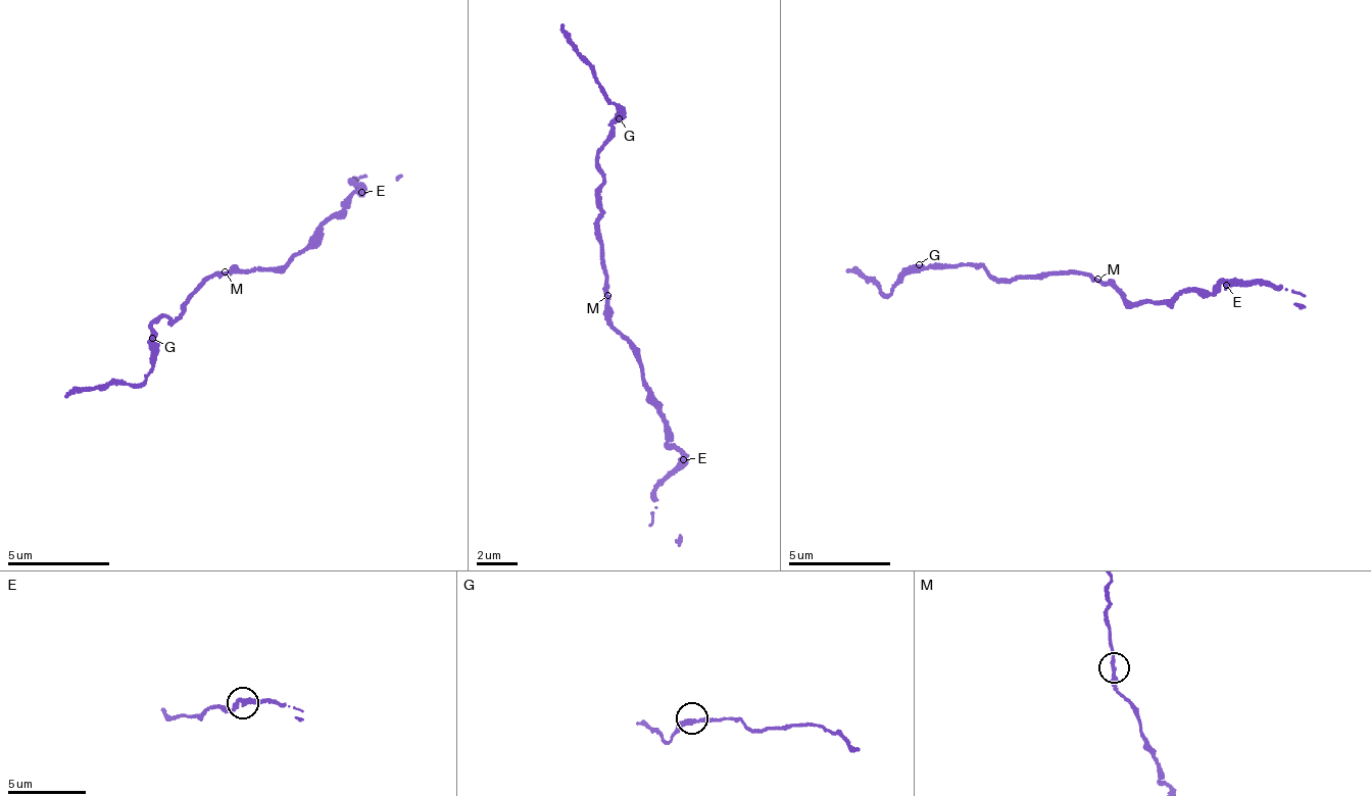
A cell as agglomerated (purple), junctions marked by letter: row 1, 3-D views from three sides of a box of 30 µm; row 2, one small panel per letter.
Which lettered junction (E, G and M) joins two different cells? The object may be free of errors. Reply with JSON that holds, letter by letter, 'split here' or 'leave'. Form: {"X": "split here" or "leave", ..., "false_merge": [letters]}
{"E": "leave", "G": "leave", "M": "leave", "false_merge": []}

